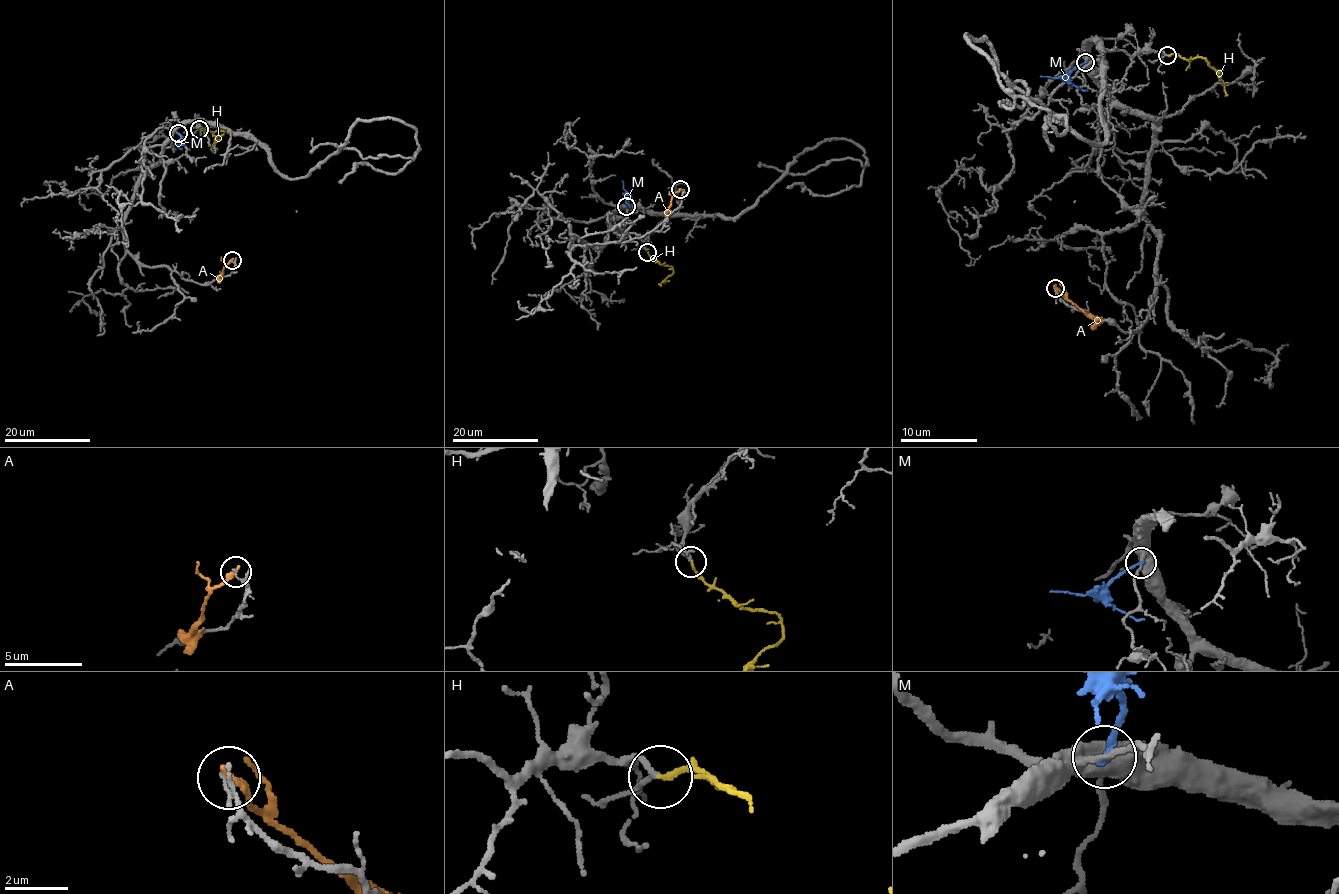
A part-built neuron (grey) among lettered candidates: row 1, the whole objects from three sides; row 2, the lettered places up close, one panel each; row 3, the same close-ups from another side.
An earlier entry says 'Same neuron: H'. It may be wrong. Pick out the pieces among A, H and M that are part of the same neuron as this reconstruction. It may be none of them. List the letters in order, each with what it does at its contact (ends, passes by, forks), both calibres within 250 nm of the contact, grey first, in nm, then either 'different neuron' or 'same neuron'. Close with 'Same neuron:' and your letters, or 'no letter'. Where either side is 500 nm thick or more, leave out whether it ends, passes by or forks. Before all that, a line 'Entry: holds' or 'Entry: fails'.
Entry: holds
A: it ends there; 90 nm thick on the grey side, 240 nm on the other; different neuron
H: it ends there; 160 nm thick on the grey side, 180 nm on the other; same neuron
M: it ends there; 170 nm thick on the grey side, 200 nm on the other; different neuron
Same neuron: H

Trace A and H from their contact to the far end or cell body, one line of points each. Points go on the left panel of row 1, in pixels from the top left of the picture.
A: (232, 260), (217, 278)
H: (200, 129), (225, 131), (212, 146), (213, 152)

